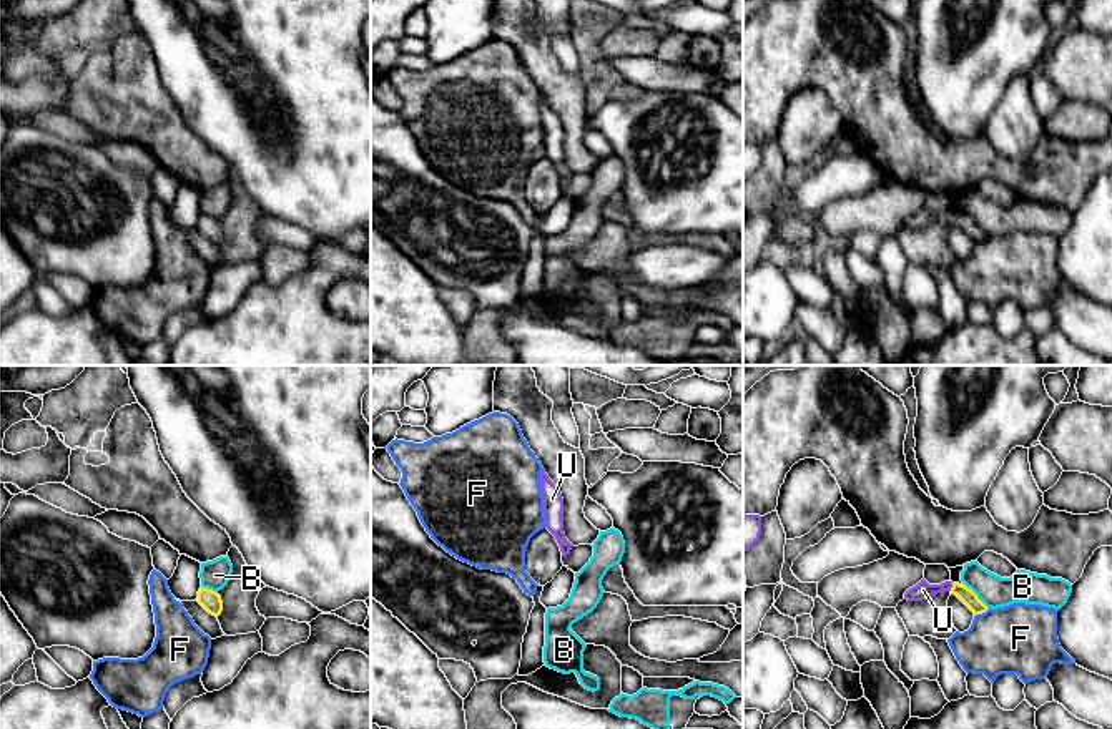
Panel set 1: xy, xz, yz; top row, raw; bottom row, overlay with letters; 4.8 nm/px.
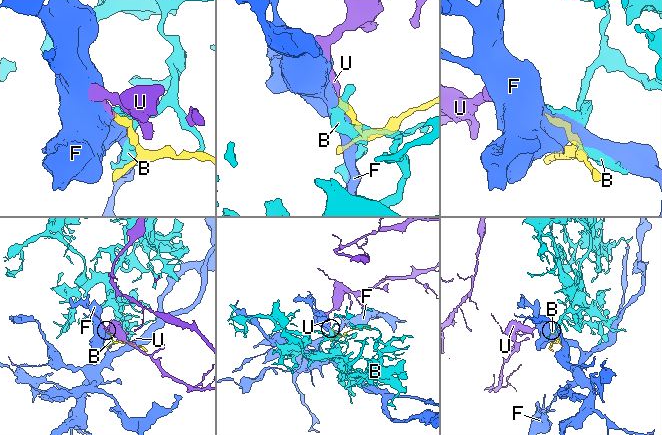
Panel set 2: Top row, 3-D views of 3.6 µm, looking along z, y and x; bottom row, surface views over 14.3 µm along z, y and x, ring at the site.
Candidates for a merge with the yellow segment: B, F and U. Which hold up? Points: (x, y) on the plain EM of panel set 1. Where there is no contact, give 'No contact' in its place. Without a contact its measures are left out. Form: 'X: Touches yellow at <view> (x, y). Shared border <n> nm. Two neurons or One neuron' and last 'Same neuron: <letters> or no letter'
B: Touches yellow at yz (976, 225). Shared border 160 nm. Two neurons
F: Touches yellow at yz (981, 241). Shared border 90 nm. Two neurons
U: Touches yellow at yz (953, 215). Shared border 40 nm. One neuron
Same neuron: U

